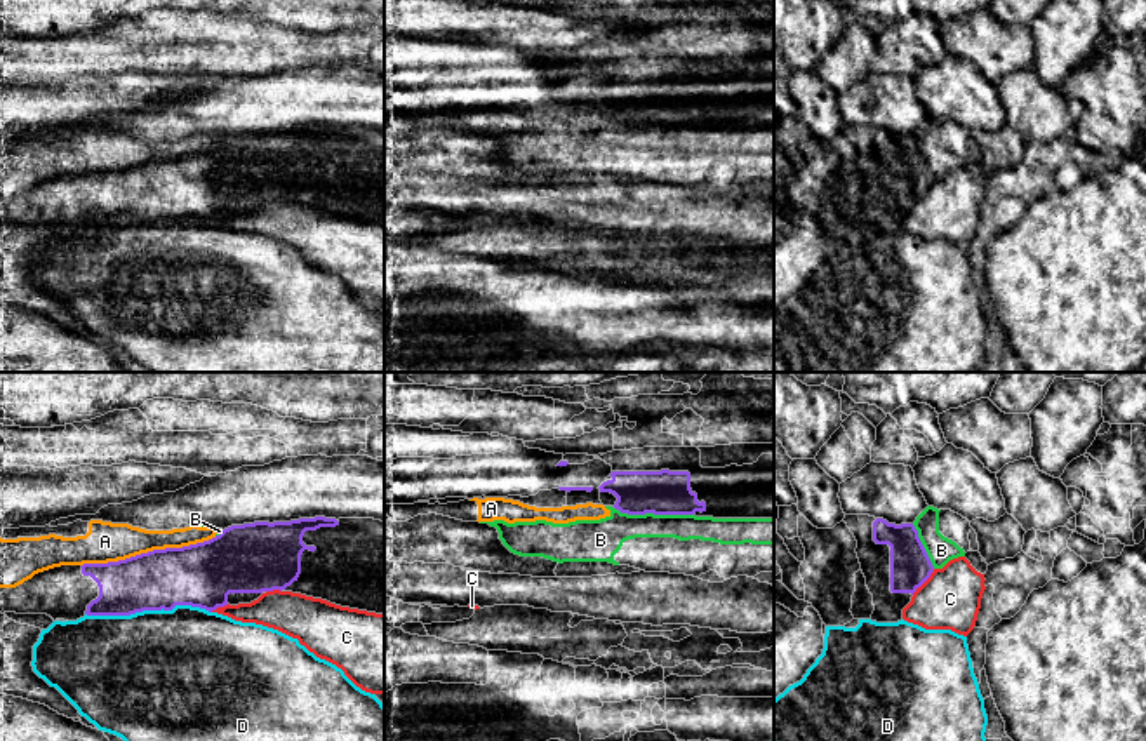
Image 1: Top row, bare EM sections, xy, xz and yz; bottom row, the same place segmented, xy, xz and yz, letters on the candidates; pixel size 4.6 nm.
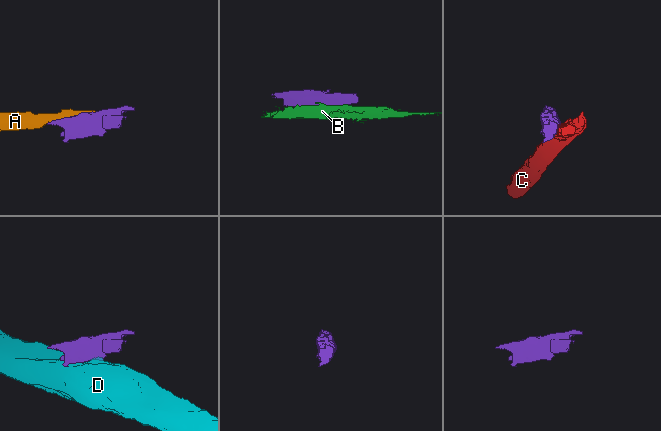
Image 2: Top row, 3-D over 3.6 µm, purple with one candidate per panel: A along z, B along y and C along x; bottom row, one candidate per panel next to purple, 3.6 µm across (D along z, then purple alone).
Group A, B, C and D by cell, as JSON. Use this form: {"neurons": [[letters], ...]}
{"neurons": [["A", "B"], ["C"], ["D"]]}

